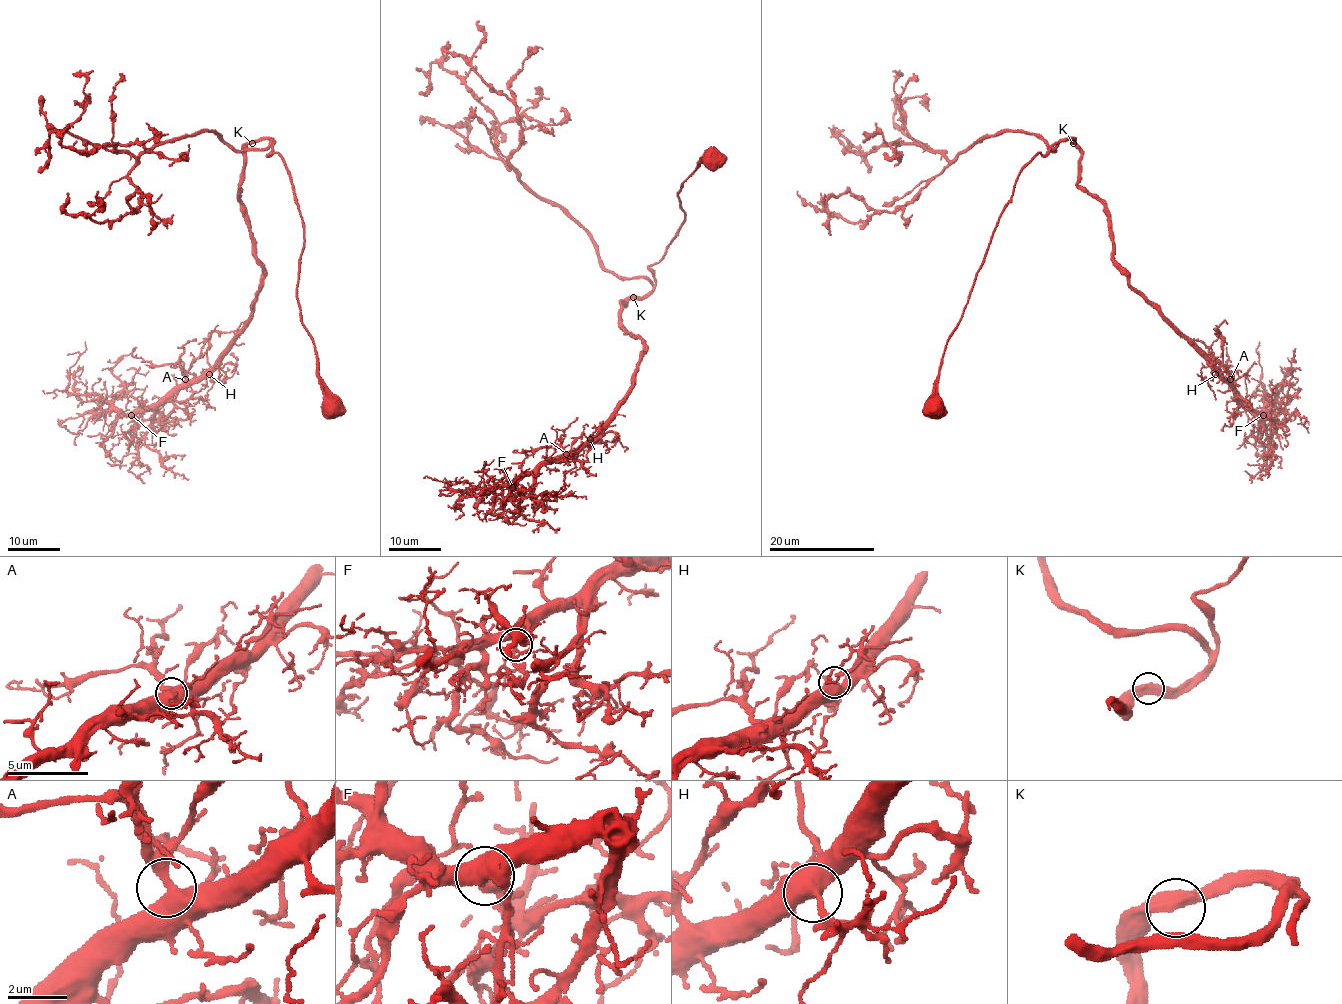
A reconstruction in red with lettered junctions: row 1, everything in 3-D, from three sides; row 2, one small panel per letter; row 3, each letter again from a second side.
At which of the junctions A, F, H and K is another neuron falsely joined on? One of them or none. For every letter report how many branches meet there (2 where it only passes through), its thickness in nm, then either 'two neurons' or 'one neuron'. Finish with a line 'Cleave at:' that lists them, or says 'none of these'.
A: 2 | 500 nm | one neuron
F: 2 | 400 nm | one neuron
H: 2 | 550 nm | one neuron
K: 2 | 500 nm | one neuron
Cleave at: none of these

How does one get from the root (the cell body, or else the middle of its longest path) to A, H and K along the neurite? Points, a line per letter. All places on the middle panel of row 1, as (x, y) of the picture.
A: (713, 159), (681, 185), (685, 219), (648, 267), (652, 289), (620, 302), (643, 344), (635, 385), (566, 454)
H: (713, 159), (681, 185), (685, 219), (648, 267), (652, 289), (620, 302), (643, 355), (630, 394), (590, 439)
K: (713, 159), (682, 182), (678, 201), (685, 219), (665, 255), (648, 267), (652, 289), (632, 297)

